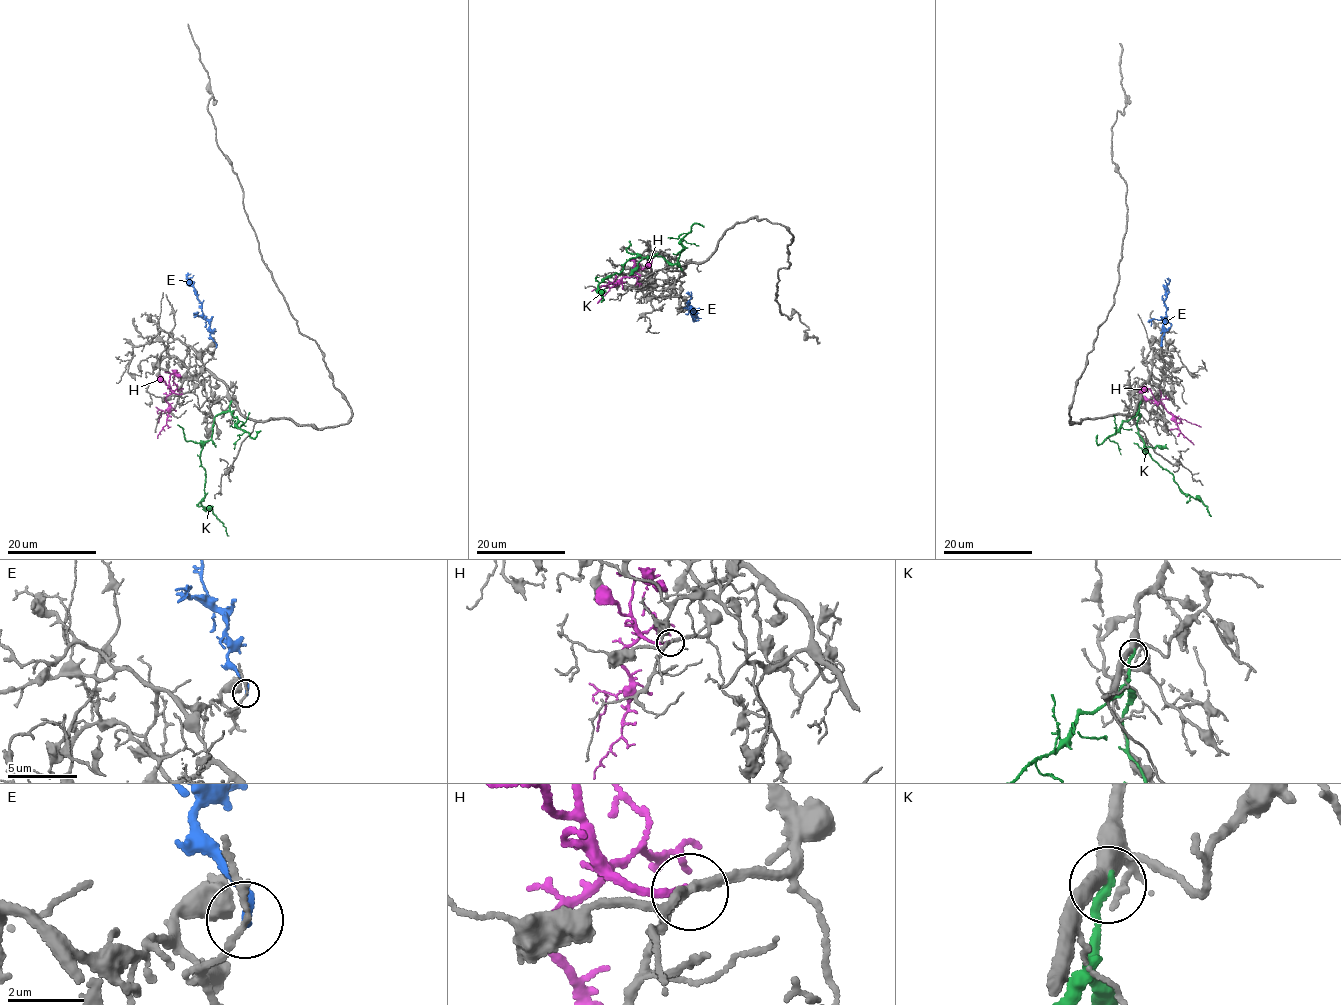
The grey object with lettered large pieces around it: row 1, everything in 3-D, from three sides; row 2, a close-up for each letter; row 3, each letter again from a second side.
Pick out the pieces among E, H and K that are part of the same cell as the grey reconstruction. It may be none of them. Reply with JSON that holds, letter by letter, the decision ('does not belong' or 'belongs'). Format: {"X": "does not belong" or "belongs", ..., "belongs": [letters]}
{"E": "does not belong", "H": "belongs", "K": "does not belong", "belongs": ["H"]}

